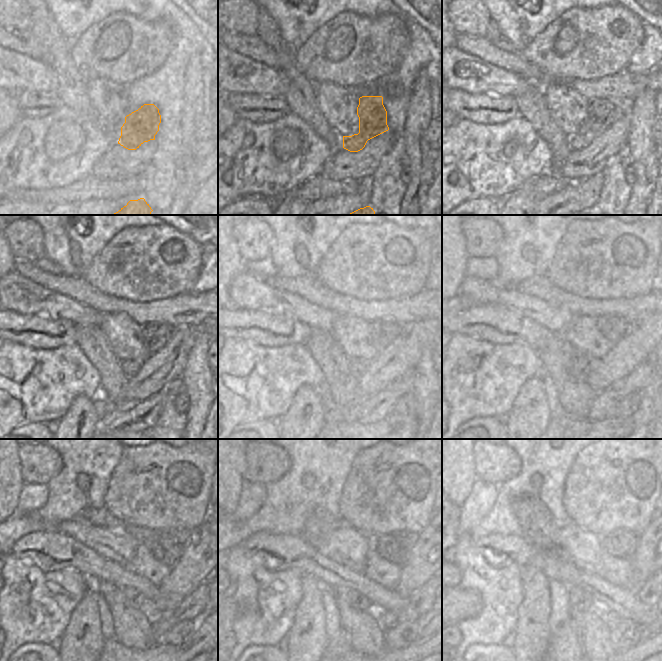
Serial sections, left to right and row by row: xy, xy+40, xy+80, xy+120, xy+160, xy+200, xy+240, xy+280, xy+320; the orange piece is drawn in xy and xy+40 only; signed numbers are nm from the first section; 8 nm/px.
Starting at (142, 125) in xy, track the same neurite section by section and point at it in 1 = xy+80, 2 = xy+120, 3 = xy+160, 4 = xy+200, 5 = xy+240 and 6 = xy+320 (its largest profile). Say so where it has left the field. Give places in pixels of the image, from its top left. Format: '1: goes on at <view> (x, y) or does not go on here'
1: goes on at xy+80 (601, 112)
2: goes on at xy+120 (155, 335)
3: goes on at xy+160 (383, 332)
4: goes on at xy+200 (614, 328)
5: goes on at xy+240 (167, 549)
6: goes on at xy+320 (621, 543)

